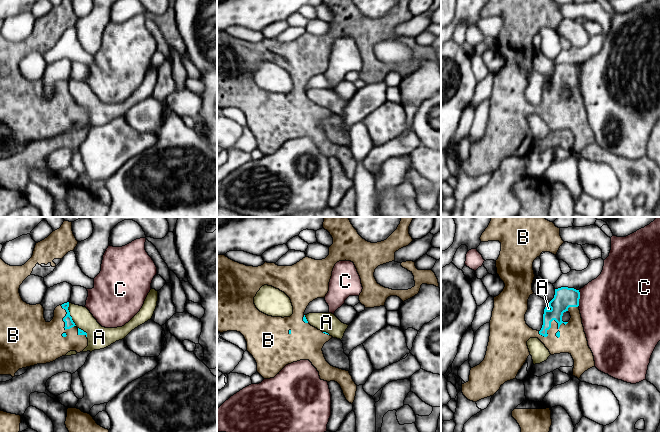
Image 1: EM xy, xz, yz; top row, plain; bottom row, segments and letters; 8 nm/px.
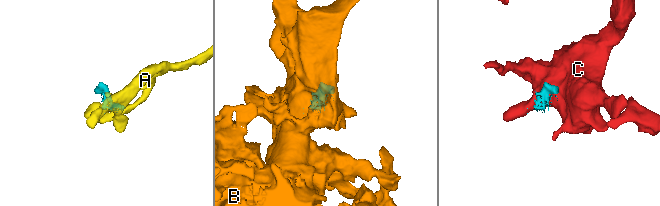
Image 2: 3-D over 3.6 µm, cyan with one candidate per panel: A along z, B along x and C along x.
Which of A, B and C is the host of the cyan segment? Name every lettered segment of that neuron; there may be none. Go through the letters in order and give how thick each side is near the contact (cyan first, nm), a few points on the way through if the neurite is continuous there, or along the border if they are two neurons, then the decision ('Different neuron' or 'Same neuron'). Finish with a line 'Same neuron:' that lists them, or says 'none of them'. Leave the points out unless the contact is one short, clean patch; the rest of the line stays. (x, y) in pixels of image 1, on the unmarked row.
A: Thickness 70 nm (cyan) against 160 nm. Different neuron
B: Thickness 160 nm (cyan) against 220 nm. Same neuron
C: Thickness 170 nm (cyan) against 480 nm. Different neuron
Same neuron: B

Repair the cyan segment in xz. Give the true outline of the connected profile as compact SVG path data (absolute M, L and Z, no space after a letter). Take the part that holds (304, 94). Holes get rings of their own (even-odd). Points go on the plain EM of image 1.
M323 0L323 4L333 14L333 20L329 23L329 31L322 36L305 33L292 42L278 42L267 38L258 43L246 42L225 31L217 31L217 107L220 109L237 107L244 112L247 127L255 135L257 148L264 155L274 154L288 140L309 136L319 148L320 155L337 158L346 176L353 180L357 161L352 152L349 147L331 142L322 127L324 120L332 115L332 112L311 102L304 88L310 78L317 74L325 74L329 67L333 44L339 37L346 36L354 39L363 63L359 77L365 84L384 82L390 72L397 72L404 78L417 71L422 60L439 63L435 49L432 46L418 46L413 37L401 39L401 42L414 52L415 62L411 65L385 64L378 60L374 53L378 42L394 37L395 28L413 17L409 10L409 2L410 0L399 0L386 16L371 19L363 15L352 0ZM264 61L279 65L290 74L293 82L293 90L290 93L268 92L256 84L254 73Z

